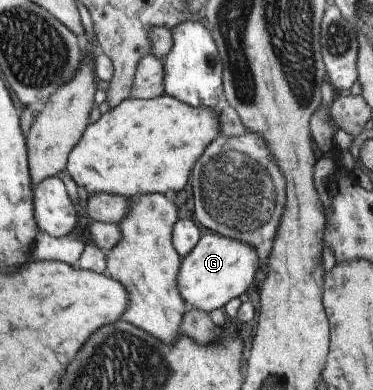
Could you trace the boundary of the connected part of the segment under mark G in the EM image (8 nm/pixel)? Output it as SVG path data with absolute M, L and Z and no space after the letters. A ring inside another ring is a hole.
M216 232L204 233L190 255L186 255L181 261L176 277L178 291L188 306L192 305L206 313L222 309L228 301L246 293L253 284L258 269L263 267L252 245L248 245L246 241L216 235Z

